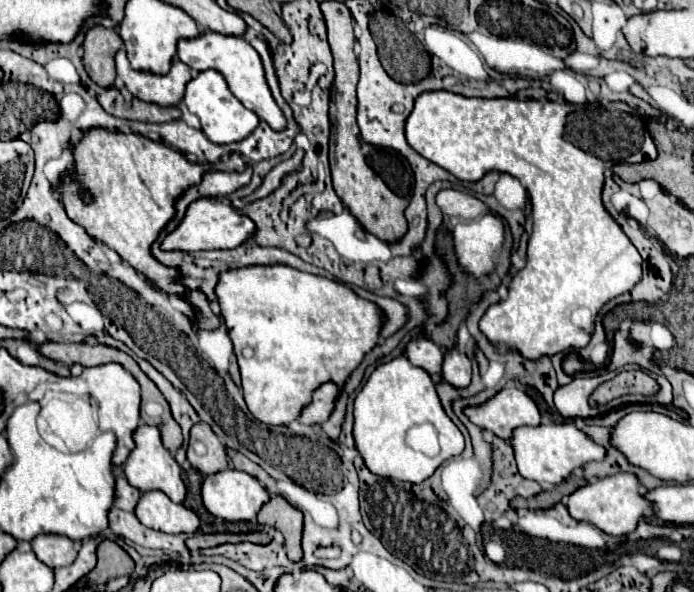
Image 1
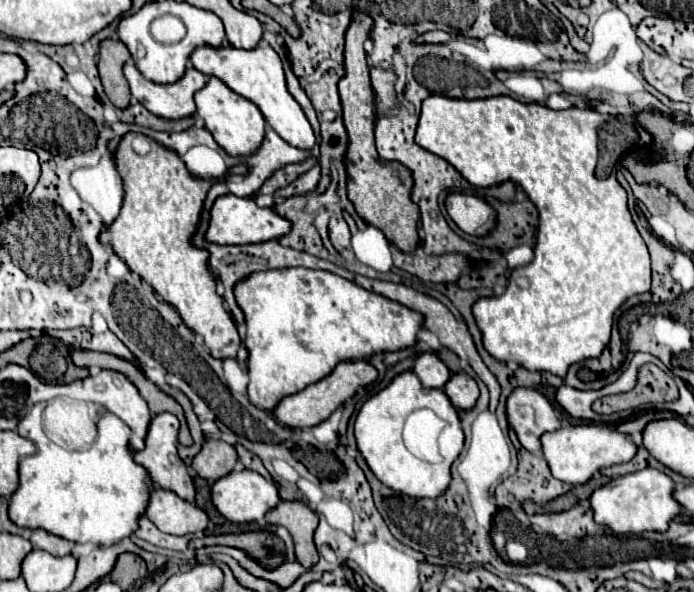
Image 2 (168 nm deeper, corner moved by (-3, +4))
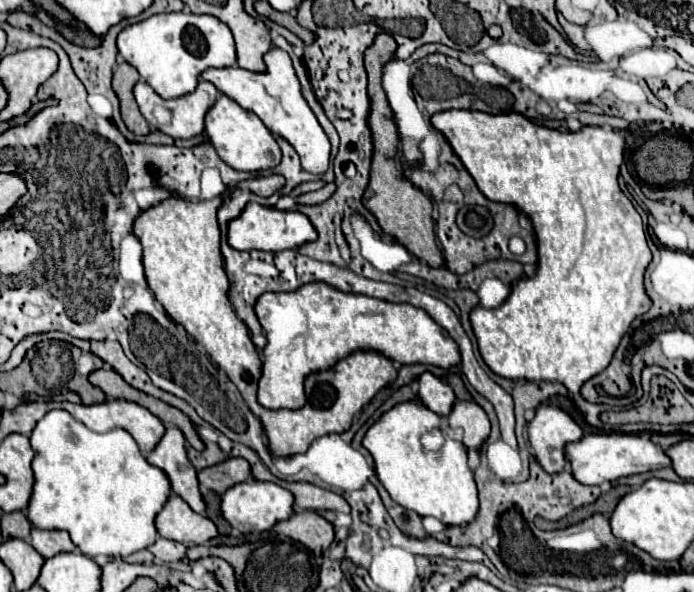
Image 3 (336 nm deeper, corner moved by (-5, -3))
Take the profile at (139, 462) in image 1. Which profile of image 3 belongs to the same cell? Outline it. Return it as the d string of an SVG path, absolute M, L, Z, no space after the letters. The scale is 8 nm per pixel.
M169 427L157 447L151 451L147 461L159 469L163 469L171 481L173 493L181 495L189 507L197 513L205 513L205 503L199 493L197 469L191 465L185 451L185 437L177 427Z

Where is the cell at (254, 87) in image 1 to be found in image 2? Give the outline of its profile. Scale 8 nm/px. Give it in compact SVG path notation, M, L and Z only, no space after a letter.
M223 42L219 48L213 46L199 46L193 50L191 54L191 64L207 74L207 76L217 76L219 80L223 80L233 92L237 92L239 96L251 100L261 114L265 116L267 124L291 146L295 148L305 148L311 150L315 144L315 134L313 128L309 124L309 120L305 118L303 110L299 108L299 104L295 102L295 98L287 92L285 86L285 74L283 74L283 64L281 58L277 56L277 52L269 46L269 44L259 44L253 50L245 50L245 48L235 48L229 42Z

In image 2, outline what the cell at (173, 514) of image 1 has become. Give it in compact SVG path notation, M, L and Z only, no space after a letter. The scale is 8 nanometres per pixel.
M153 488L145 510L147 518L167 534L191 534L207 528L207 514L171 490Z

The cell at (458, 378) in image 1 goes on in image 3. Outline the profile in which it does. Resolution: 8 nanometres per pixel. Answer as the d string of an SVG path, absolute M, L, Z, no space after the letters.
M457 401L451 415L449 427L461 435L461 443L465 449L481 451L481 445L487 441L491 433L491 423L485 411L473 401Z

